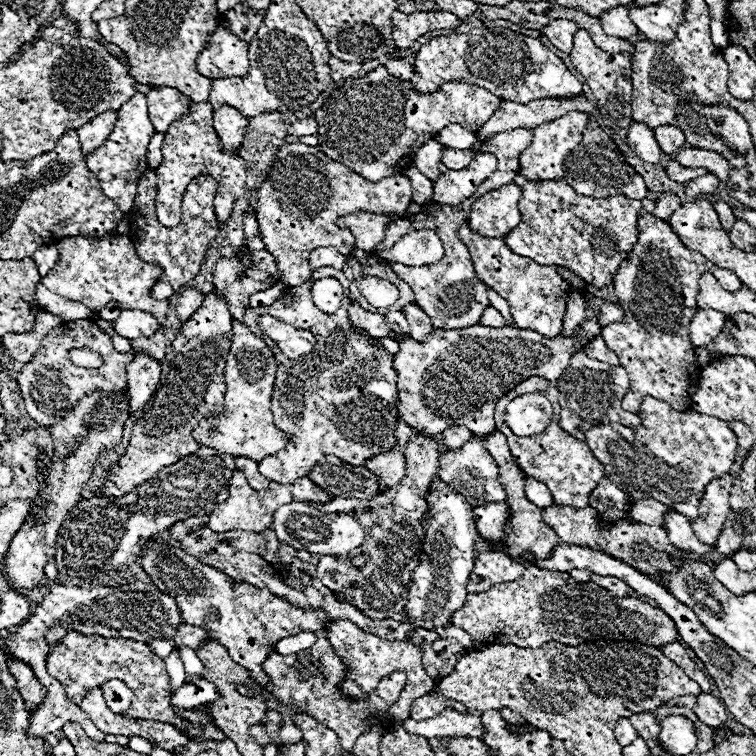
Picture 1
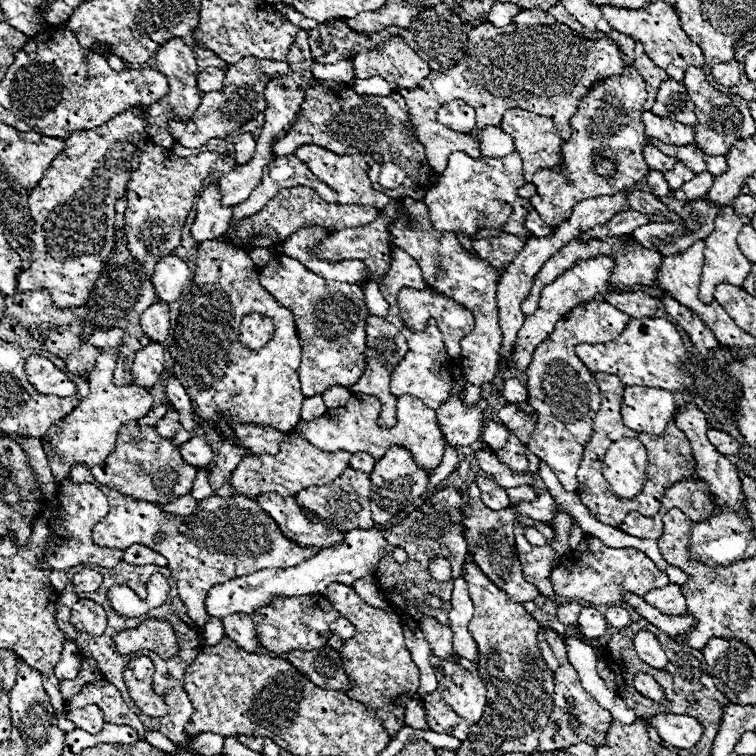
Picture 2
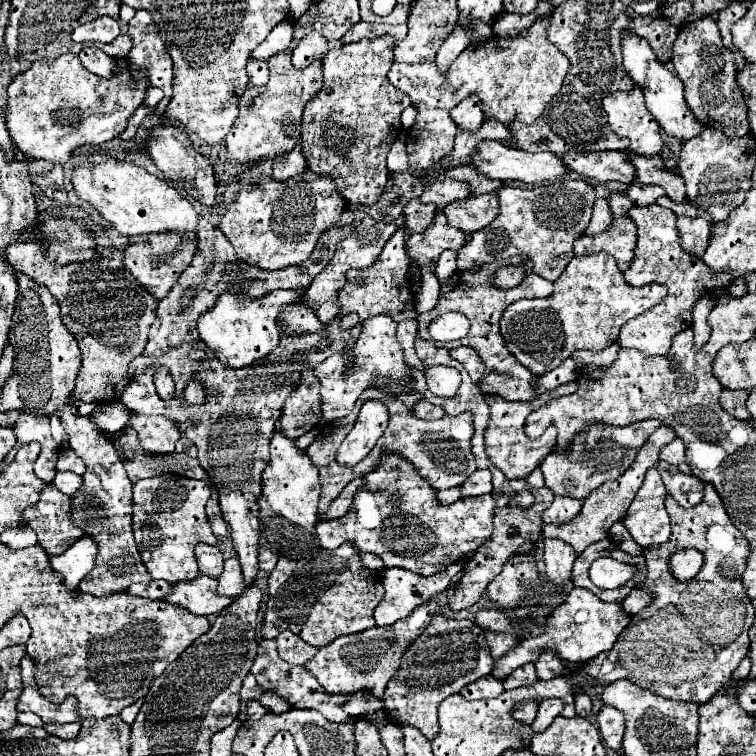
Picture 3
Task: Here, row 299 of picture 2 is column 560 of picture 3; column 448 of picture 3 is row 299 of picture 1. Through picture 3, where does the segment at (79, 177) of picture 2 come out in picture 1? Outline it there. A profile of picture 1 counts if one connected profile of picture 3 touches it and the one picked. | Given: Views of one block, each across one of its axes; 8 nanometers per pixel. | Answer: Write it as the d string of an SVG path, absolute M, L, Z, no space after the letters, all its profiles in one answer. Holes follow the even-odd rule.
M114 234L102 238L66 236L56 242L56 248L60 252L60 260L42 278L42 284L50 292L66 300L80 302L94 312L100 312L110 300L118 300L124 310L150 312L156 320L160 320L160 324L164 324L170 304L150 298L150 288L158 280L160 268L158 264L146 264L138 260L134 244L126 236L114 236Z

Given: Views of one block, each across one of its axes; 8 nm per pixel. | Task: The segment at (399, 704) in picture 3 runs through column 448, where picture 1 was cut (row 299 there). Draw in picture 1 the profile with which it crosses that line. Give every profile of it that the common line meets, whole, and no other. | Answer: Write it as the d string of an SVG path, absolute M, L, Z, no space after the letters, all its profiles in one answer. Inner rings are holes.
M650 212L640 214L638 240L616 274L616 296L626 320L608 324L600 332L606 346L618 352L618 358L622 360L620 366L630 376L630 390L622 400L624 410L638 414L644 396L654 396L656 400L670 404L676 412L690 410L702 368L696 364L694 346L688 334L696 308L694 296L698 292L698 278L704 272L714 272L728 292L742 288L742 282L734 272L722 270L702 254L686 248L666 220L658 220Z

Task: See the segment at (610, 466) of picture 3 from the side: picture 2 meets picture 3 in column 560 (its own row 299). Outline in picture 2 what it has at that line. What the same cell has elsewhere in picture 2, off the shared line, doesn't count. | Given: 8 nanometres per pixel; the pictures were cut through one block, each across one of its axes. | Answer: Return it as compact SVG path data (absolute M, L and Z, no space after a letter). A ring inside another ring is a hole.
M402 196L398 200L402 204L402 212L392 222L392 244L414 256L422 270L422 278L426 284L444 294L446 298L470 308L474 312L476 324L470 336L462 338L462 374L468 382L482 386L484 382L492 382L496 376L498 366L498 350L502 342L502 332L498 326L498 306L496 306L496 288L500 280L500 272L486 264L478 254L470 254L462 244L458 242L456 234L452 232L438 232L432 228L428 218L428 208L424 202L416 202L410 196Z

